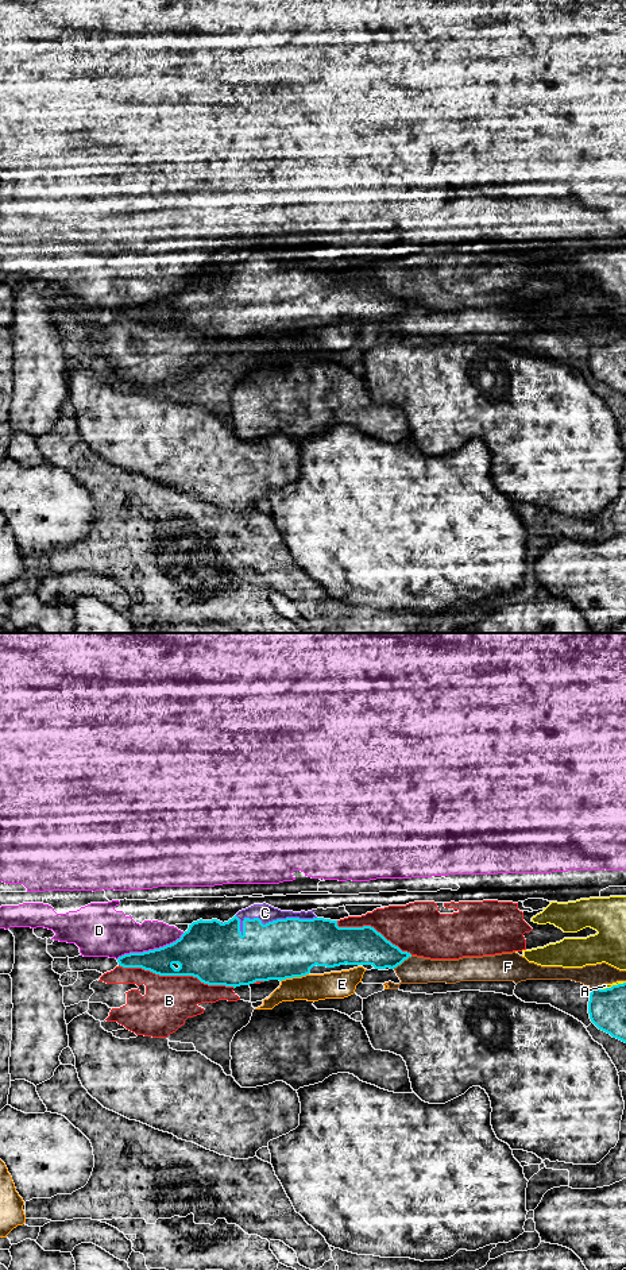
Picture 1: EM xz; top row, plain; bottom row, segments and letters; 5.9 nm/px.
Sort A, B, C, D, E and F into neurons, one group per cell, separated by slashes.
A / B / C / D / E F

